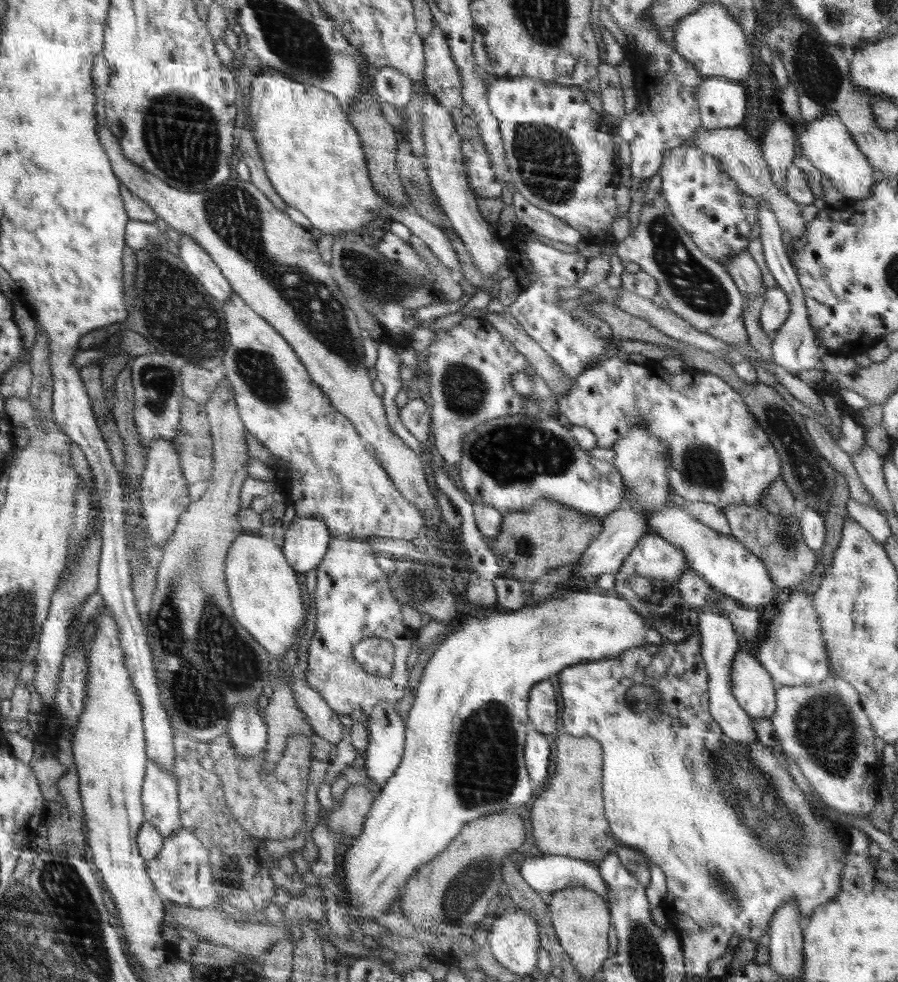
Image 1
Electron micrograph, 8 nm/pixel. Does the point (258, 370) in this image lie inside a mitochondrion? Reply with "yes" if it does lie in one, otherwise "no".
yes

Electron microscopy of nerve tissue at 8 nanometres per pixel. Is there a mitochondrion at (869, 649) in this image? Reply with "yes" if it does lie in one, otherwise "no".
no

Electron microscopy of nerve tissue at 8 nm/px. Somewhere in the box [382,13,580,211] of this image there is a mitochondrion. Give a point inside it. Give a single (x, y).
(416, 184)

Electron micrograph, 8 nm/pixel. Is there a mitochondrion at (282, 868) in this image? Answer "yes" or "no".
no

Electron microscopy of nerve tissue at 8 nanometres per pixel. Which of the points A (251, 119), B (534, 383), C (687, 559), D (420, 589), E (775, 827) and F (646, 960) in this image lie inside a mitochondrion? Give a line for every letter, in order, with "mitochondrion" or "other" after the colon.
A: other
B: other
C: other
D: mitochondrion
E: mitochondrion
F: mitochondrion

